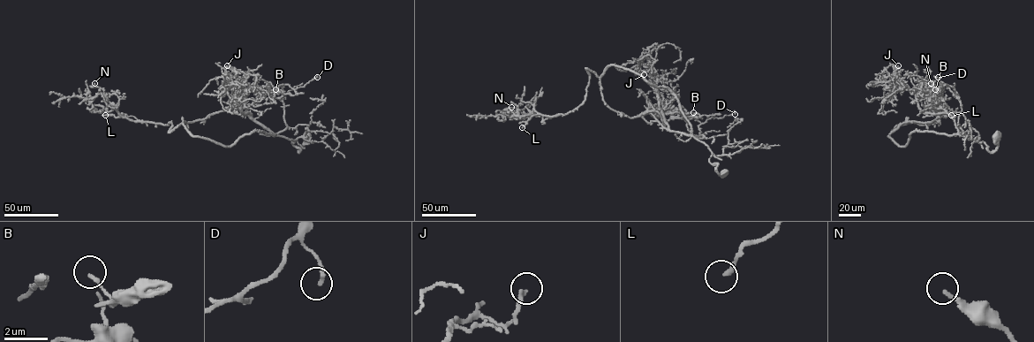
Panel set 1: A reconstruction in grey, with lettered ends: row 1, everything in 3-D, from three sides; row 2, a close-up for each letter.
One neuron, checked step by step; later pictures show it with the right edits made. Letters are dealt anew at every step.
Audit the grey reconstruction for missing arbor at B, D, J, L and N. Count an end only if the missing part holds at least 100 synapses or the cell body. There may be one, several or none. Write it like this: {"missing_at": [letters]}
{"missing_at": []}

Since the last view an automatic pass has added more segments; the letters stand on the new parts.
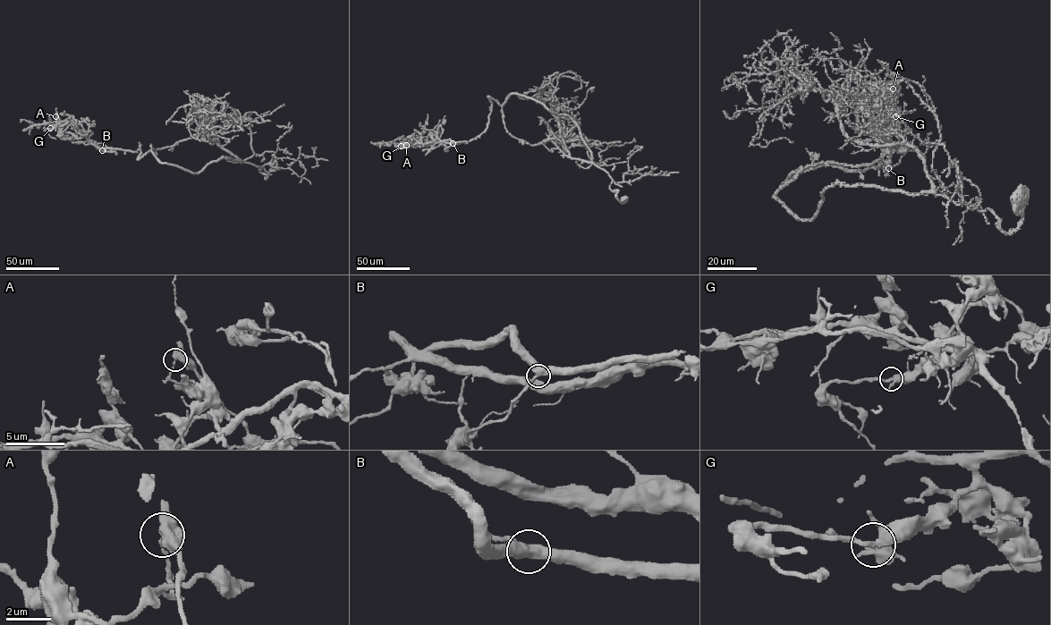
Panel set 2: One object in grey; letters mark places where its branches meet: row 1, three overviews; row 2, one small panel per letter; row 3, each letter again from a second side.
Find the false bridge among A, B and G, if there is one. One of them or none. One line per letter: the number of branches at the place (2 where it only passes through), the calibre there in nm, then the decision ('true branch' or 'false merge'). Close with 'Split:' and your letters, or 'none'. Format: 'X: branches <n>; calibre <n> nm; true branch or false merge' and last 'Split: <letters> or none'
A: branches 3; calibre 400 nm; false merge
B: branches 3; calibre 400 nm; true branch
G: branches 3; calibre 340 nm; true branch
Split: A

